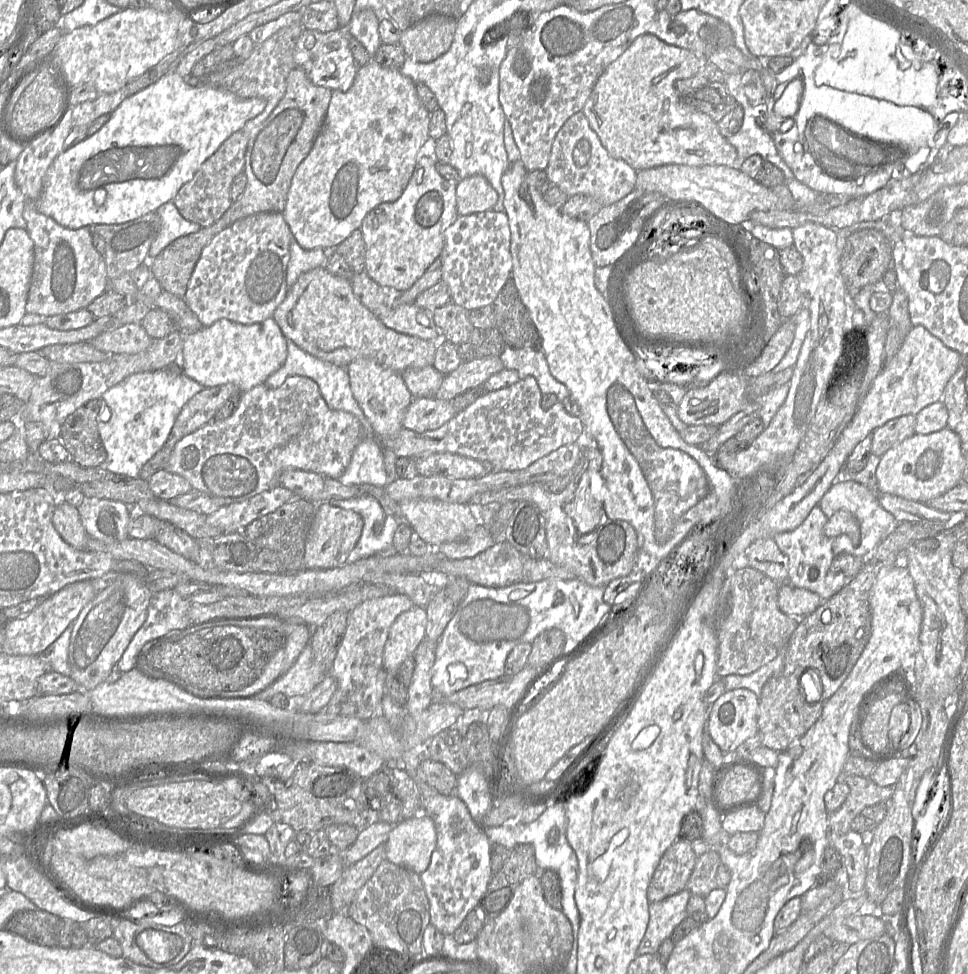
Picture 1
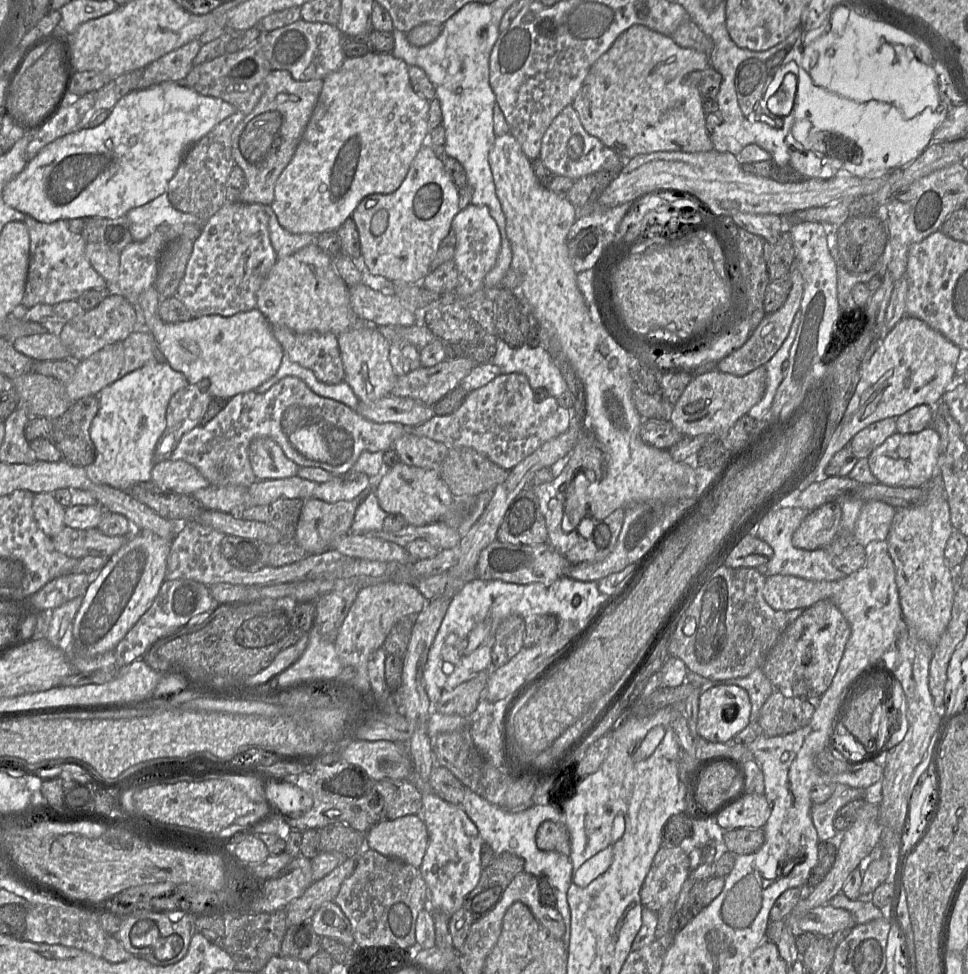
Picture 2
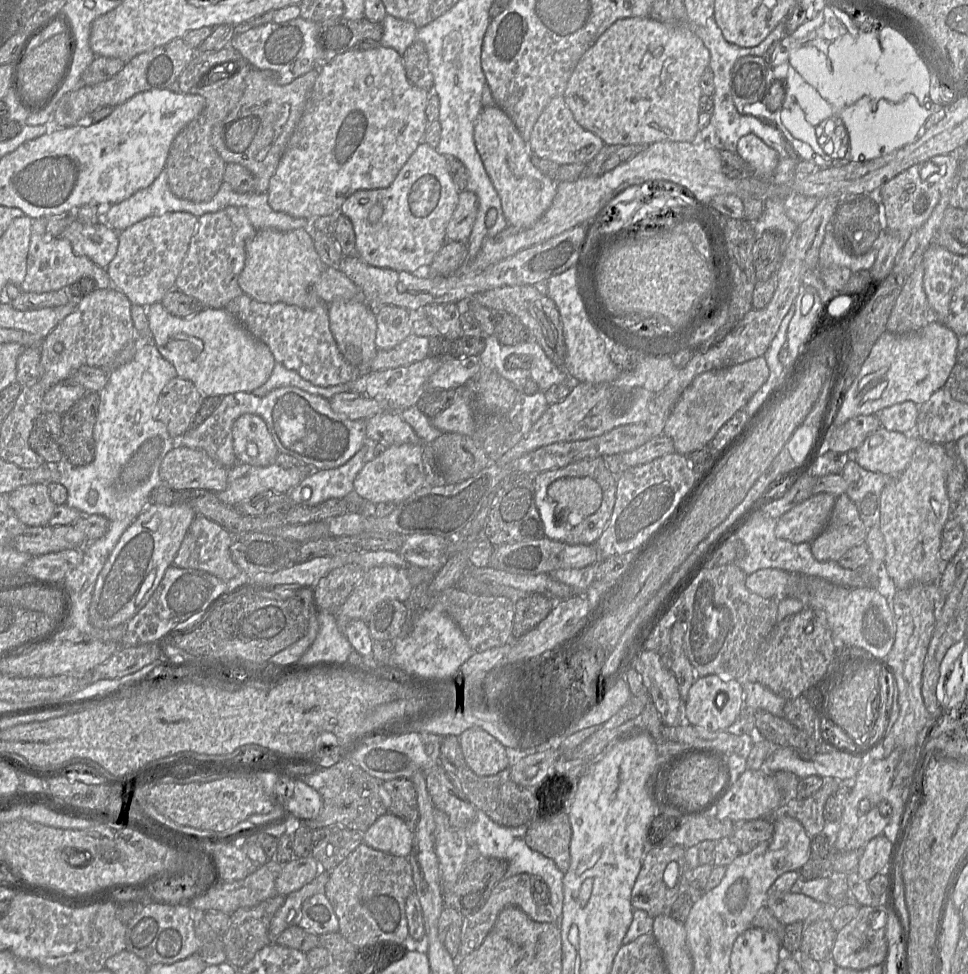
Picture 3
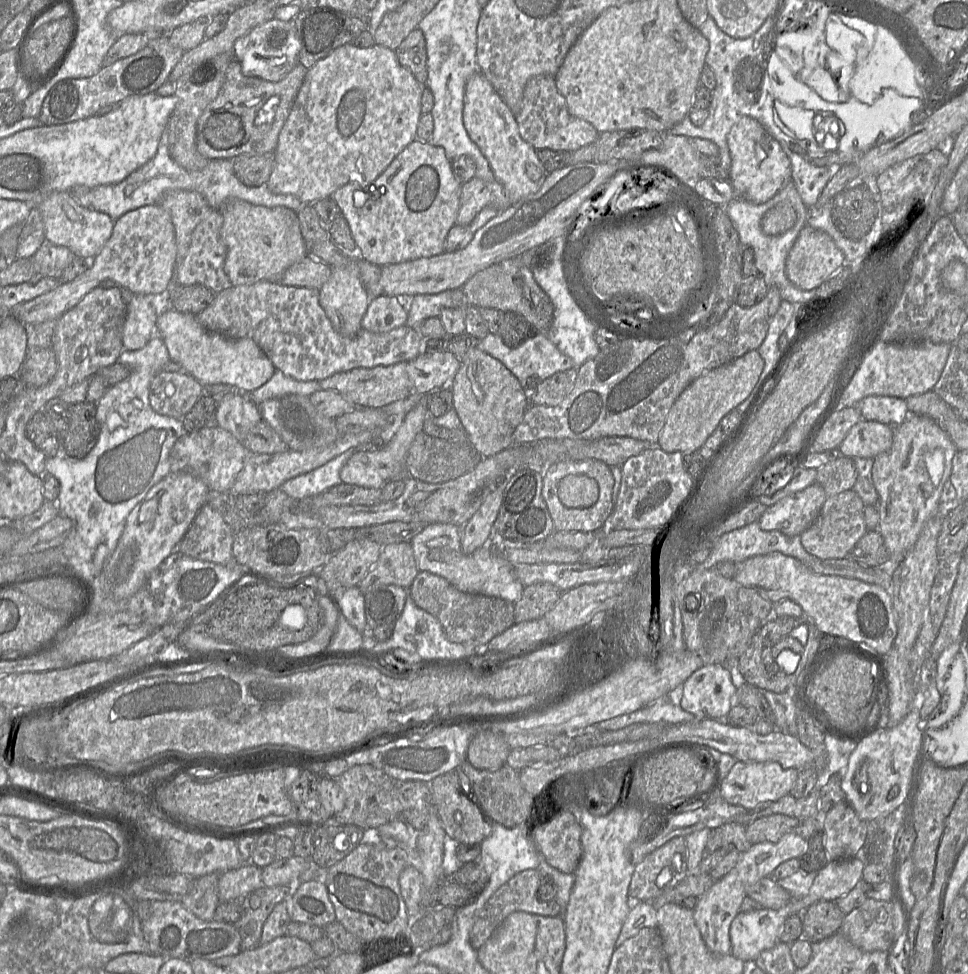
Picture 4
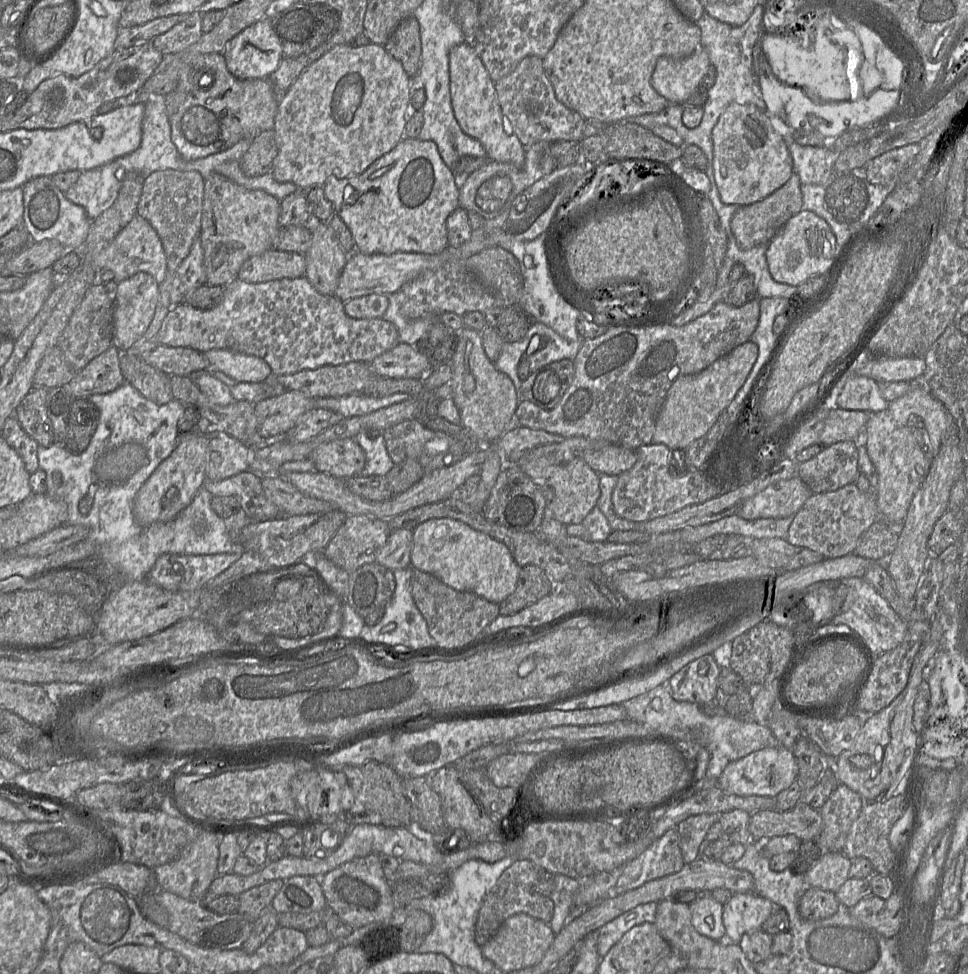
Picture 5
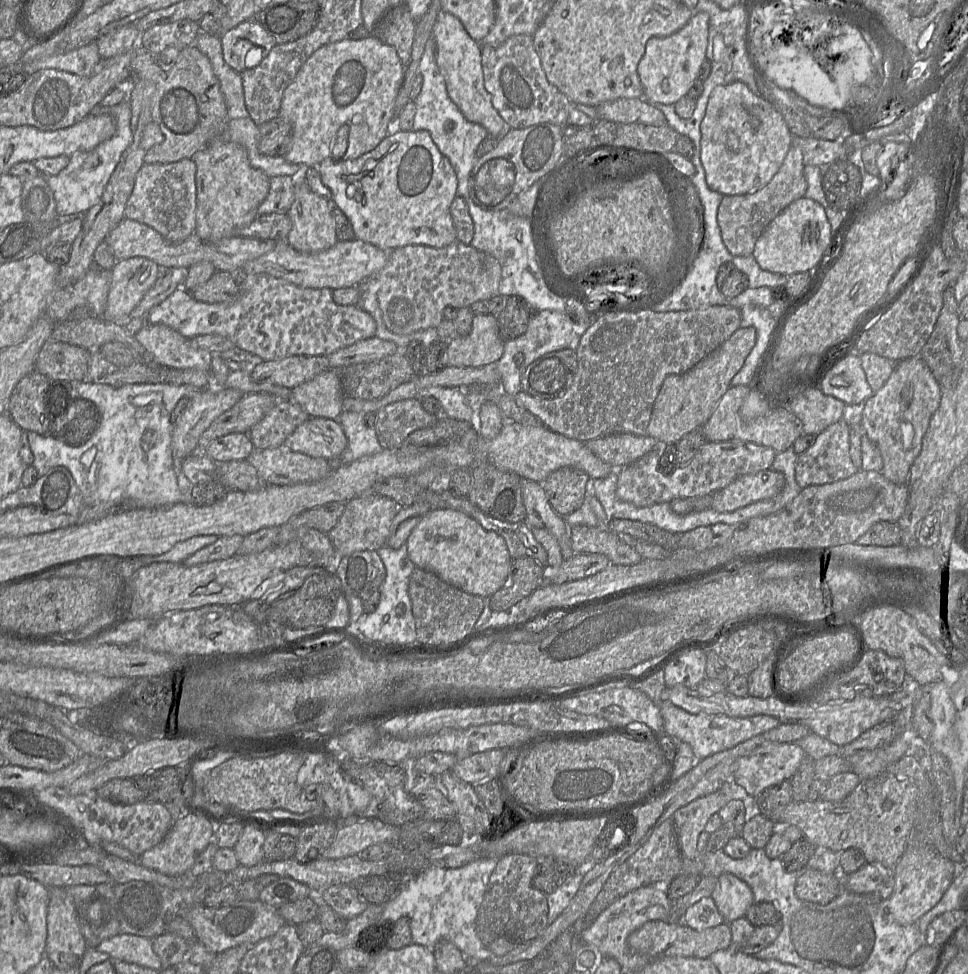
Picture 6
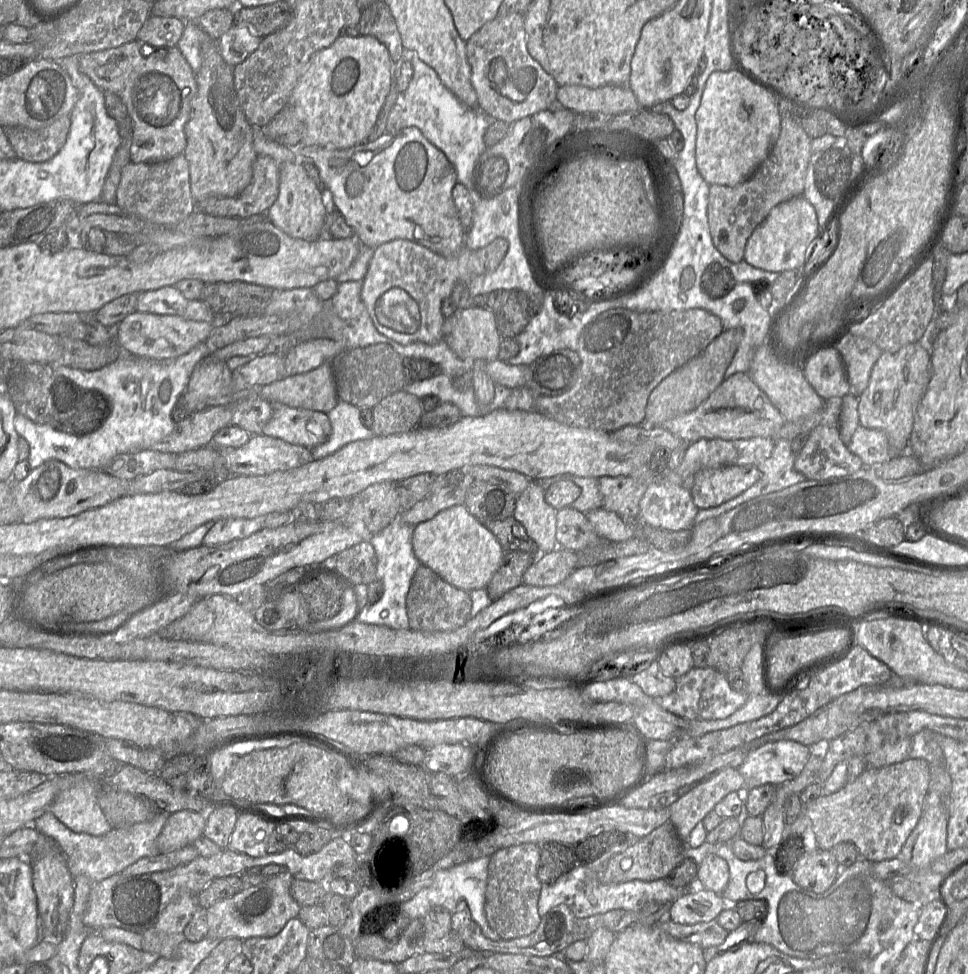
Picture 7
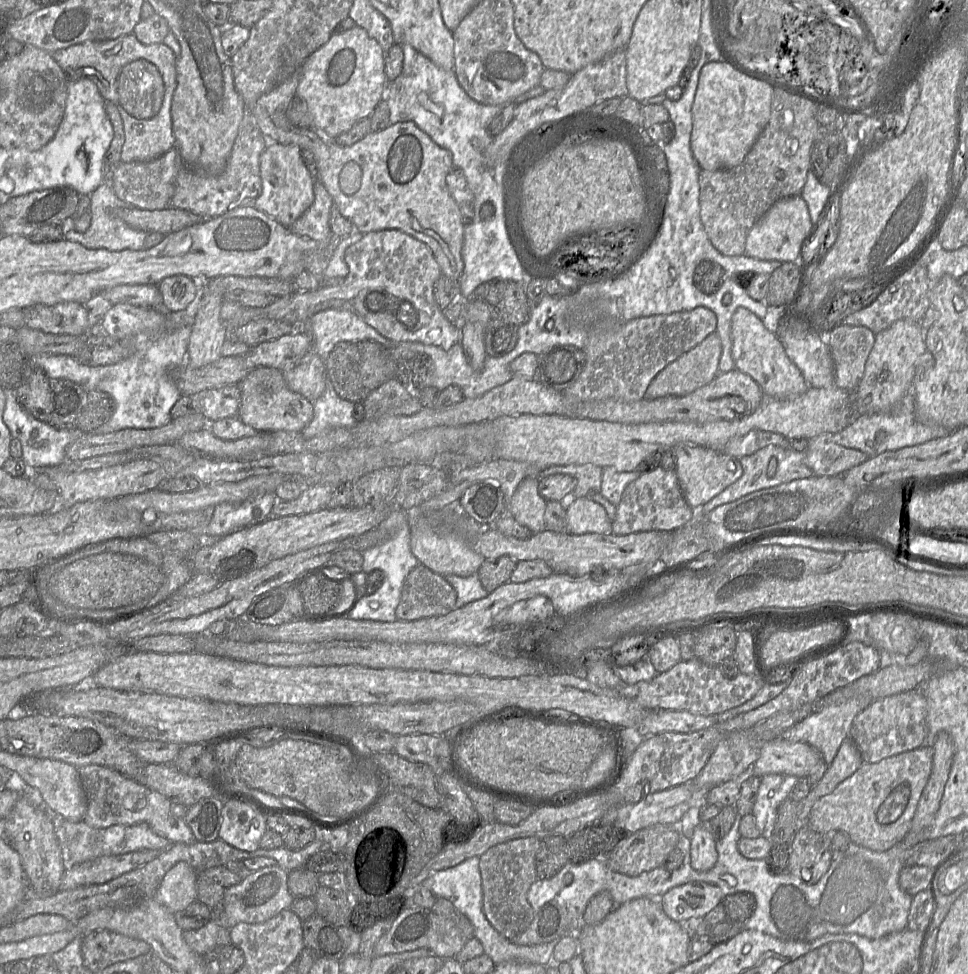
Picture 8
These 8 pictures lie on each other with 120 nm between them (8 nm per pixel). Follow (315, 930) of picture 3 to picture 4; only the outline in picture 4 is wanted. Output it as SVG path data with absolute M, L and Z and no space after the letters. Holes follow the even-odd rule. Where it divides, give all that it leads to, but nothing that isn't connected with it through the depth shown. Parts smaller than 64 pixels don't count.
M322 880L296 883L284 901L292 921L325 928L336 920L334 906Z

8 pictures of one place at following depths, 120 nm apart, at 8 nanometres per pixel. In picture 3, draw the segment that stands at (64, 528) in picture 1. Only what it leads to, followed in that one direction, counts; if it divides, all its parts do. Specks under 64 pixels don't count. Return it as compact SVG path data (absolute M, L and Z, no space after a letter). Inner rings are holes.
M45 484L25 485L8 495L8 504L18 519L27 527L47 526L56 504L51 500L48 486Z

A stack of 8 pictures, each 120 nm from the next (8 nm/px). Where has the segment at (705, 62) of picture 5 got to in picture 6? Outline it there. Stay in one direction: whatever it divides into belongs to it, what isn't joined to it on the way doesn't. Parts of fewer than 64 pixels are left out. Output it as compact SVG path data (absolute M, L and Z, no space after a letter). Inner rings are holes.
M694 11L687 24L674 34L666 37L652 37L647 41L644 55L637 67L644 99L652 104L674 105L687 95L706 59L708 29L708 13Z

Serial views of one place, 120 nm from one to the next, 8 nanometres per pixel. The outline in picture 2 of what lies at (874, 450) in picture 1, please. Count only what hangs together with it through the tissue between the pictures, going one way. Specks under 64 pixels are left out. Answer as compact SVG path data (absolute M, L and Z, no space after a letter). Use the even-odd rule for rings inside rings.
M889 417L874 422L851 439L849 447L857 459L867 458L875 448L896 433L896 418Z

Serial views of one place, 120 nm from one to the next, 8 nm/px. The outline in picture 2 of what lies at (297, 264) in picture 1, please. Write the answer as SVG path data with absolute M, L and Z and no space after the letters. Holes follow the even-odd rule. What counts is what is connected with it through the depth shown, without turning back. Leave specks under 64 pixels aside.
M263 205L263 209L268 216L269 236L278 259L292 255L309 244L317 243L317 235L293 234L282 227L270 205Z

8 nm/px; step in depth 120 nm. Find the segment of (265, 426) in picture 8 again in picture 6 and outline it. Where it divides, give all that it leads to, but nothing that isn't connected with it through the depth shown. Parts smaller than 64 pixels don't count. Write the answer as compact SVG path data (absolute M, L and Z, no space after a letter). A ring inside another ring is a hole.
M310 417L285 440L283 447L333 464L340 462L347 437L338 420Z

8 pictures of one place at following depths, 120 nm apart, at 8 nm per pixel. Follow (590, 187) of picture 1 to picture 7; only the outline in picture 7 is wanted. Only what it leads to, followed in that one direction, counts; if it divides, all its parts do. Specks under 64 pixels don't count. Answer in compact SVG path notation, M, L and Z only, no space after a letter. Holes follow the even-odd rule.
M523 14L498 15L487 22L466 41L466 55L478 109L491 119L512 124L558 104L557 82L528 52Z

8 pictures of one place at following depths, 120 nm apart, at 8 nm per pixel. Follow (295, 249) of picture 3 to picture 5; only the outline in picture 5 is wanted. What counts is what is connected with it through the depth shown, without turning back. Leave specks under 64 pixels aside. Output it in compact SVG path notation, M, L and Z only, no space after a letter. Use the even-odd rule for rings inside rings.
M212 174L204 179L204 195L199 237L203 249L203 263L207 284L225 287L238 278L243 263L249 258L274 248L279 229L280 201L263 190L247 189L232 180Z

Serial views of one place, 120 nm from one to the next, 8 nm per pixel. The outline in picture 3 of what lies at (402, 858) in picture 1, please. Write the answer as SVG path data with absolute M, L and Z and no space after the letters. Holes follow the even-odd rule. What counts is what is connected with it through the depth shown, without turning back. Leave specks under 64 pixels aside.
M386 813L367 829L363 839L363 843L373 849L408 857L413 848L414 832L405 820Z

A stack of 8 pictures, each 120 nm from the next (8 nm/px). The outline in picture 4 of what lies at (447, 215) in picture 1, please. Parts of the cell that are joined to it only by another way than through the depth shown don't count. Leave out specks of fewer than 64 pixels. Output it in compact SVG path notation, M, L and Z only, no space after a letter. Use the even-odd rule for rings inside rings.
M415 139L387 169L367 185L348 183L330 198L340 209L363 260L386 266L444 252L449 230L456 224L461 183L442 147Z

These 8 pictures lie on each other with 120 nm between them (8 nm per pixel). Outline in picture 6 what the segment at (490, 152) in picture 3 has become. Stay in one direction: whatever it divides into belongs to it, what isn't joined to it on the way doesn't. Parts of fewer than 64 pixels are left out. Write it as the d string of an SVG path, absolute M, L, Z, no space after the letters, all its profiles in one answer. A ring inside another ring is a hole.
M442 10L436 17L431 38L435 44L437 65L444 77L448 95L453 103L469 122L483 126L489 136L497 140L505 136L511 127L494 108L491 95L485 88L481 45L470 37L458 18Z

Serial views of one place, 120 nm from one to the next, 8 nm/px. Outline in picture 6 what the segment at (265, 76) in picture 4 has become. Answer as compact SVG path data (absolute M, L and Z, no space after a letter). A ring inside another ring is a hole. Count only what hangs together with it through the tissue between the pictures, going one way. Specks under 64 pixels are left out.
M252 20L239 24L220 39L223 59L240 74L257 67L277 45L274 38Z

